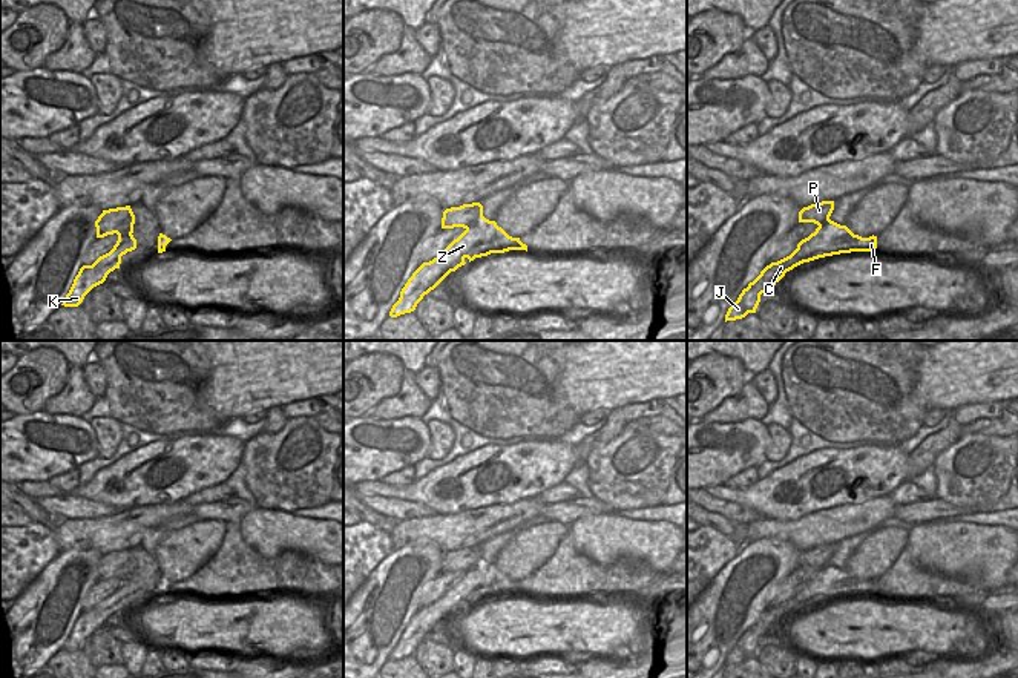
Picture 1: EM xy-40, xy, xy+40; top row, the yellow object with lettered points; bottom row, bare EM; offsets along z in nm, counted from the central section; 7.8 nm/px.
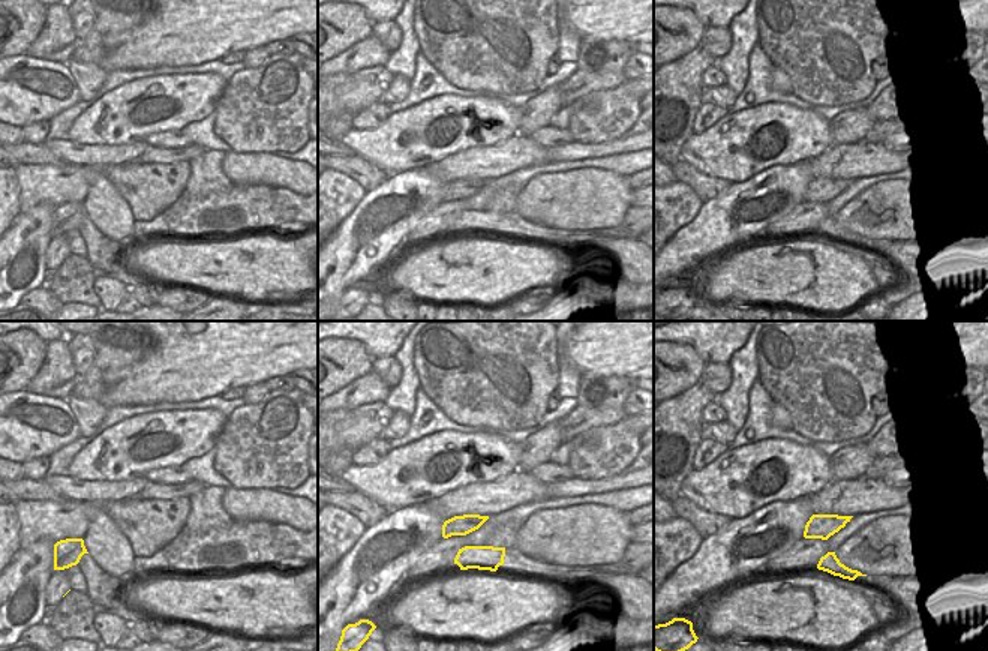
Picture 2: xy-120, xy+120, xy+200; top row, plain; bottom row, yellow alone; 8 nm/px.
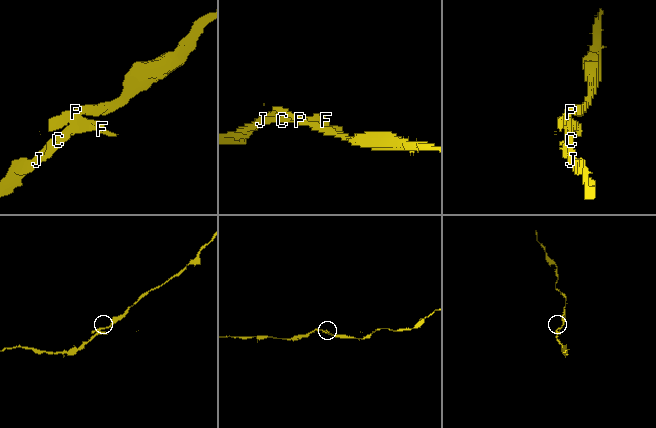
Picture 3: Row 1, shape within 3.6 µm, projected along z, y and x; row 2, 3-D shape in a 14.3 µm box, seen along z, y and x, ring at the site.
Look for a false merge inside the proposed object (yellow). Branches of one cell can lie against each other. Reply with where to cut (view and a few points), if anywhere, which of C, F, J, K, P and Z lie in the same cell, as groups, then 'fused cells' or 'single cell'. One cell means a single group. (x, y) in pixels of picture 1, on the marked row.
cut xy (482, 213), (466, 229); groups C F J K Z / P; fused cells

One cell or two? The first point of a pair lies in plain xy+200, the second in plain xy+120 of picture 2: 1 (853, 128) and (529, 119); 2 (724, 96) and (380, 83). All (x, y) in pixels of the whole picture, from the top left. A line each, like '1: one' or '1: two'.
1: one
2: two

